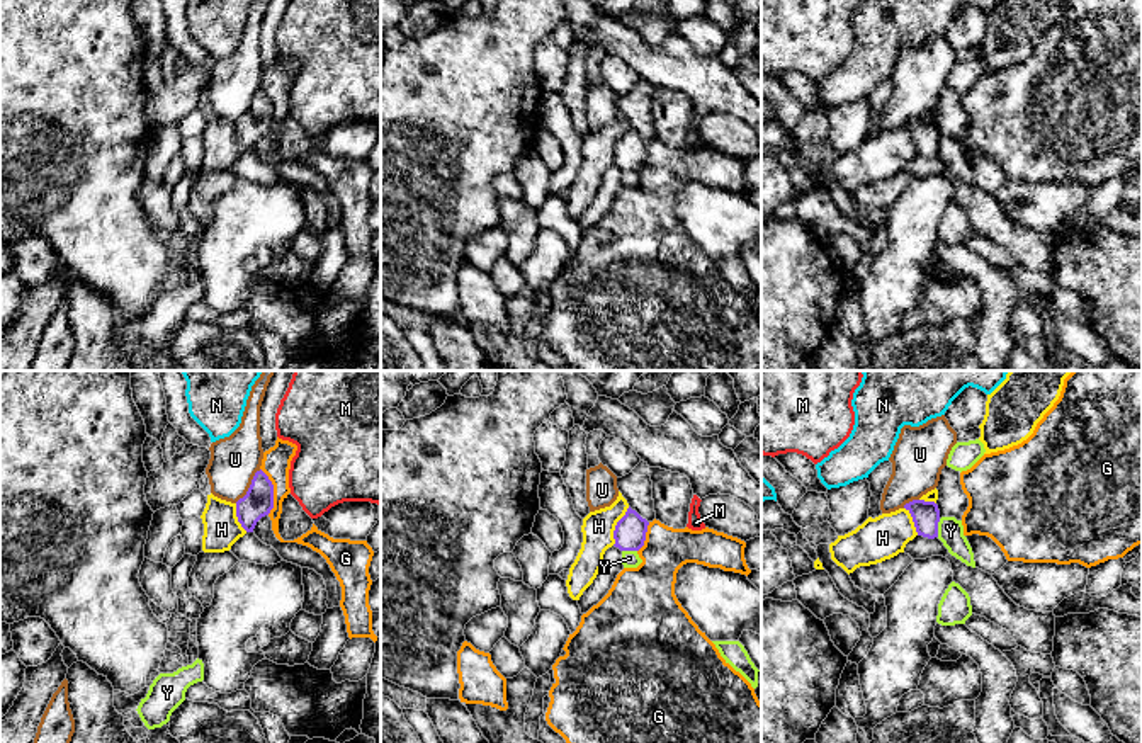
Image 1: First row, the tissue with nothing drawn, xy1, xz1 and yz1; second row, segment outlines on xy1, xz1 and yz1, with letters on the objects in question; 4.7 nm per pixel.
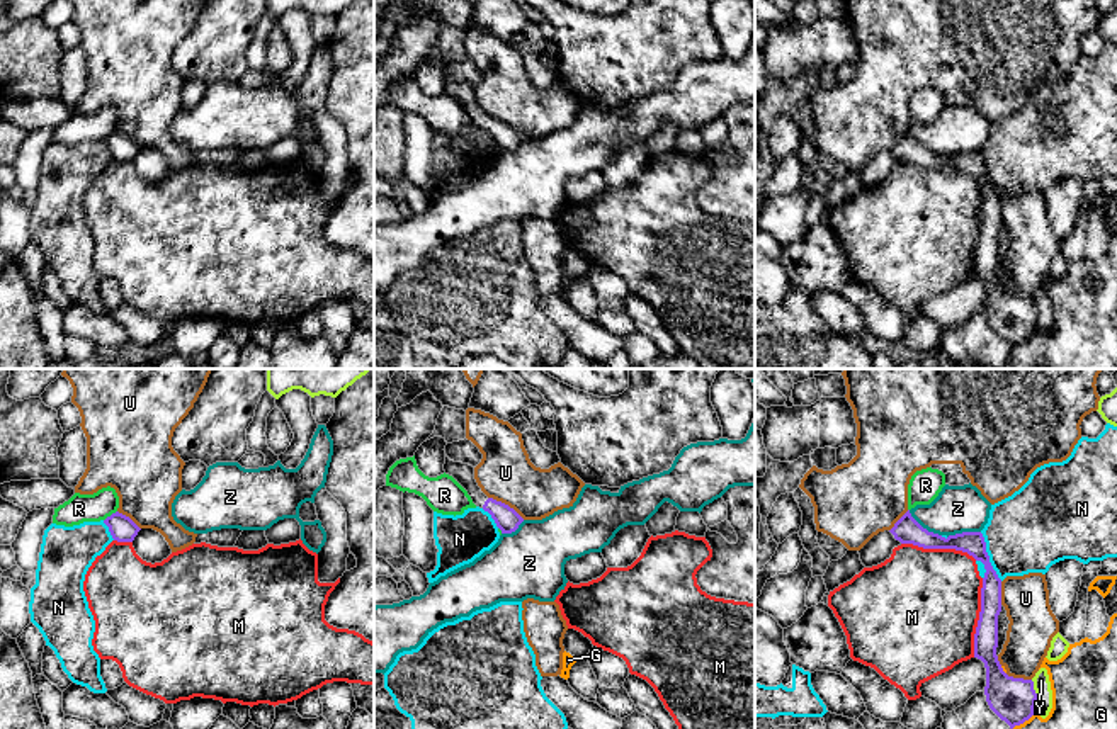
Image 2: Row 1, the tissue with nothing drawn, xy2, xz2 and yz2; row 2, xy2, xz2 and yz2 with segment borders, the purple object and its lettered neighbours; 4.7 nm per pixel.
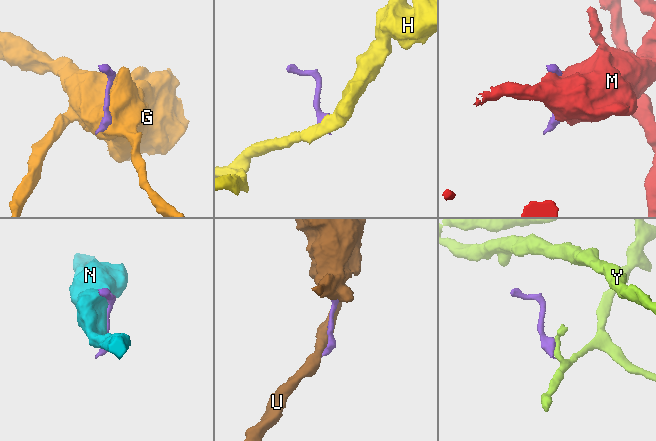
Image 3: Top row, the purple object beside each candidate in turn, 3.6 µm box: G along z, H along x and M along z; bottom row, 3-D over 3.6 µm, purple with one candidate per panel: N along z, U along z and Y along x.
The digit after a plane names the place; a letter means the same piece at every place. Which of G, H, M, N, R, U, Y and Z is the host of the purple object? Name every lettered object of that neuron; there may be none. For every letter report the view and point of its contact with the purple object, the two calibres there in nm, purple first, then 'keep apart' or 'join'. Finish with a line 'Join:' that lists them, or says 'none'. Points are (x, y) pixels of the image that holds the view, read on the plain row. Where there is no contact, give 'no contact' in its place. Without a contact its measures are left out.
G: meets purple in xy1 at (272, 111); 140 nm thick on the purple side, 140 nm on the other; keep apart
H: meets purple in xz1 at (616, 145); 150 nm thick on the purple side, 150 nm on the other; keep apart
M: meets purple in yz2 at (980, 237); 110 nm thick on the purple side, 480 nm on the other; keep apart
N: meets purple in yz2 at (988, 175); 110 nm thick on the purple side, 380 nm on the other; keep apart
R: meets purple in xy2 at (111, 135); 120 nm thick on the purple side, 140 nm on the other; keep apart
U: meets purple in xy1 at (250, 106); 140 nm thick on the purple side, 240 nm on the other; keep apart
Y: meets purple in yz2 at (1036, 315); 200 nm thick on the purple side, 80 nm on the other; keep apart
Z: meets purple in yz2 at (922, 146); 120 nm thick on the purple side, 220 nm on the other; keep apart
Join: none

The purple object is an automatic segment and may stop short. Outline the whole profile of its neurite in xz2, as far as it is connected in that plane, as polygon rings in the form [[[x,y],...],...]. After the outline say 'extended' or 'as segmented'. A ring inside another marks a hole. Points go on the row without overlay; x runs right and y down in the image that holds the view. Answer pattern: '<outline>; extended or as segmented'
[[[445,75],[445,93],[452,95],[471,116],[473,122],[491,134],[502,153],[512,153],[519,148],[524,138],[508,124],[488,117],[474,99],[474,87],[462,82],[454,82]]]; extended

